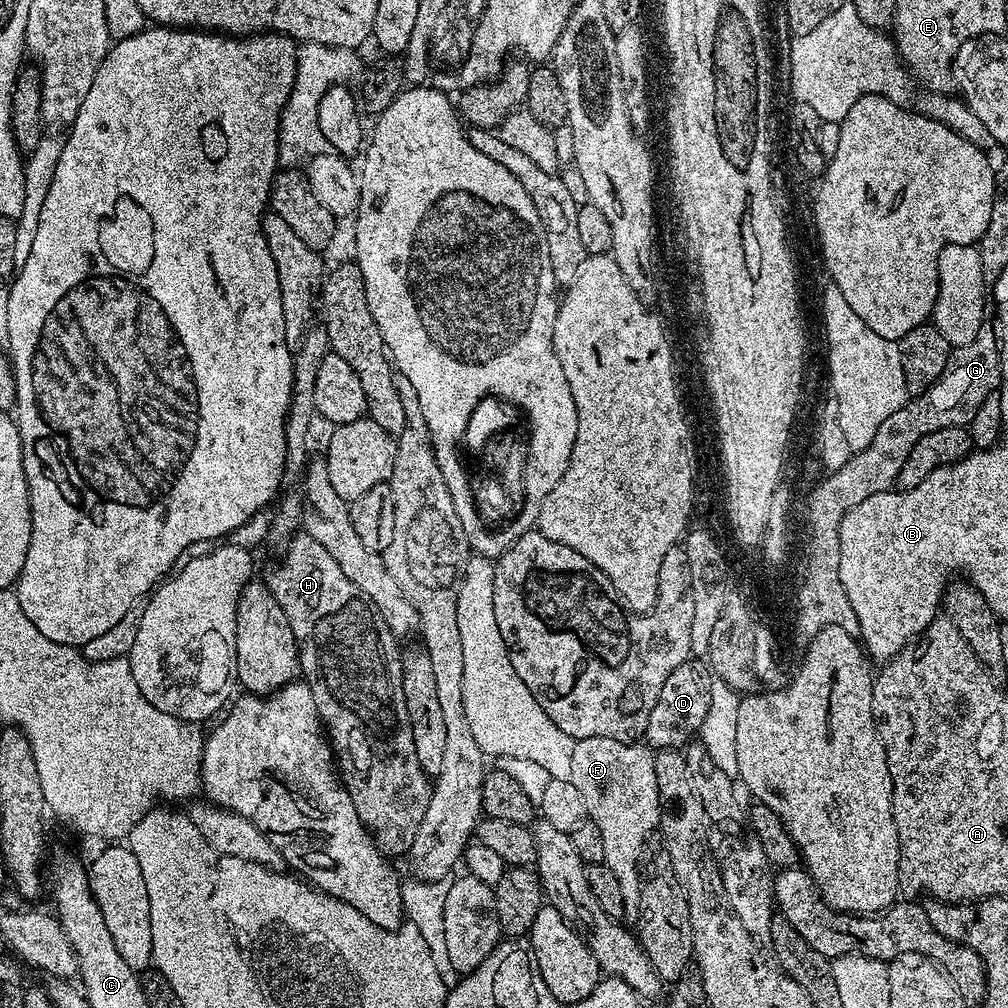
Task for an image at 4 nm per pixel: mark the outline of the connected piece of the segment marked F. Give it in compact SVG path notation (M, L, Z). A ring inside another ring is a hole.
M582 738L576 741L574 754L571 757L570 780L578 786L582 798L586 801L588 820L605 830L602 847L606 849L604 855L605 866L614 873L622 893L623 919L635 922L640 917L640 844L648 840L651 832L655 833L660 826L660 799L658 798L658 778L654 778L654 752L651 747L640 742L615 740L614 738Z

